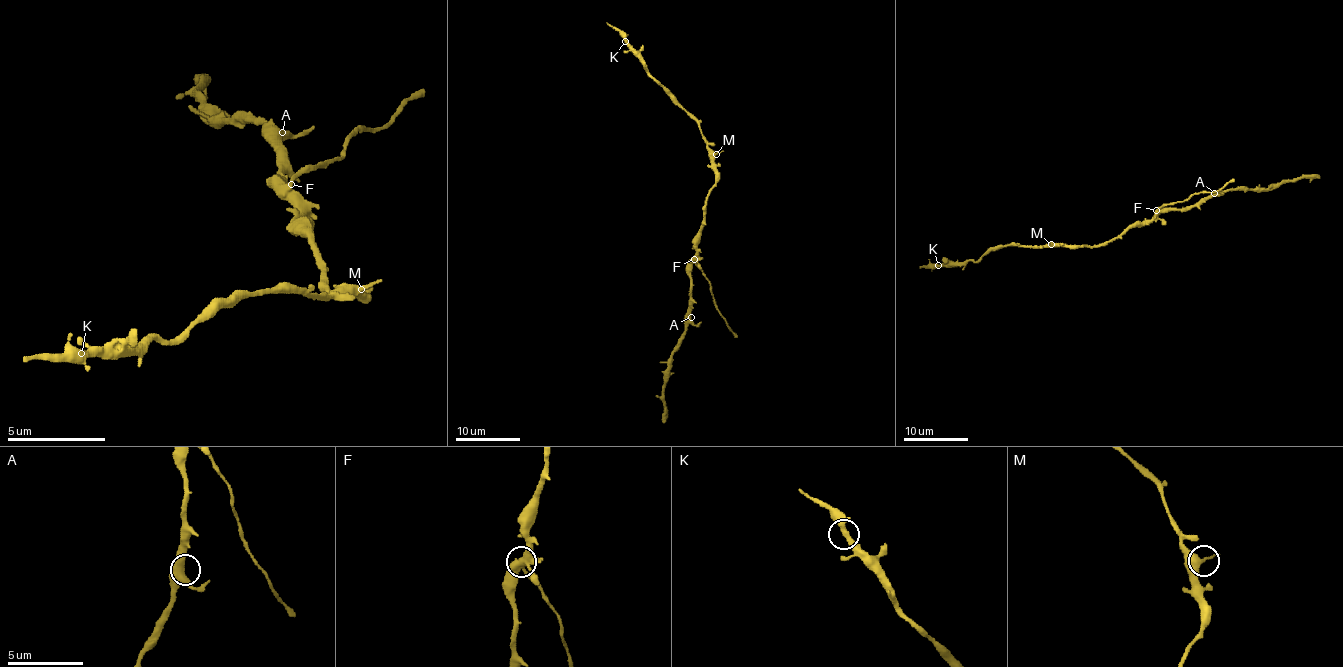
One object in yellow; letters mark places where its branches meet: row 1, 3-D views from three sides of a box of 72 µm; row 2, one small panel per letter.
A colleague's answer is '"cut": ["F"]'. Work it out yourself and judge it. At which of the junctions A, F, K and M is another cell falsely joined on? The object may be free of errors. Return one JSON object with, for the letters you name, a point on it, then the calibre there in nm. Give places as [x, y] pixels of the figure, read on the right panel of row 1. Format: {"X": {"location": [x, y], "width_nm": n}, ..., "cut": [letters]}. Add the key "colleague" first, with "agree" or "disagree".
{"colleague": "agree", "F": {"location": [1156, 210], "width_nm": 400}, "cut": ["F"]}

